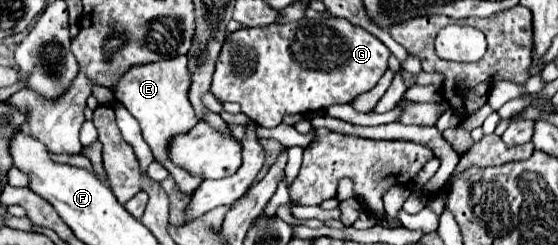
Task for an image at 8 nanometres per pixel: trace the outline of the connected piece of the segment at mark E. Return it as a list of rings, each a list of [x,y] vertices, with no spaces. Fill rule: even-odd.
[[[183,54],[183,56],[163,60],[157,64],[135,66],[123,74],[117,88],[113,88],[113,94],[139,120],[141,130],[143,130],[143,138],[151,146],[155,160],[169,170],[169,174],[177,182],[177,188],[183,194],[193,196],[193,192],[201,186],[203,180],[199,176],[185,172],[183,168],[177,168],[177,164],[173,164],[169,160],[169,140],[173,140],[173,136],[177,136],[177,134],[189,132],[189,128],[193,128],[199,122],[199,118],[195,116],[193,106],[189,104],[189,98],[187,98],[187,92],[191,86],[187,62],[189,62],[189,56]]]

